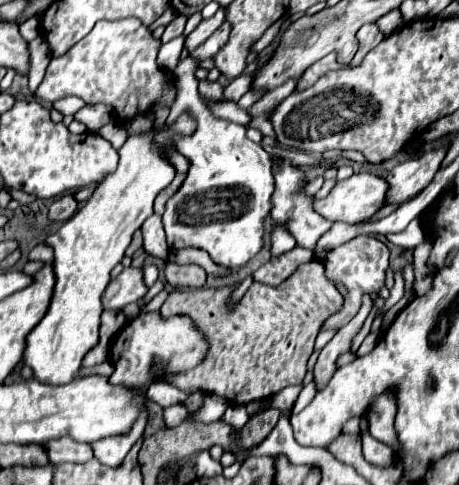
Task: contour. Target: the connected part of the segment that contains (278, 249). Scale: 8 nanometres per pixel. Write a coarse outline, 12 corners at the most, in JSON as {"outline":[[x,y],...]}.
{"outline":[[275,224],[271,254],[281,256],[295,248],[293,236]]}

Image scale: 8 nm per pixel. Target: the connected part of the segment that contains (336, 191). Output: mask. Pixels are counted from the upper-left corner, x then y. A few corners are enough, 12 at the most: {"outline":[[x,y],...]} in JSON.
{"outline":[[359,172],[313,208],[331,222],[365,222],[387,204],[387,180]]}

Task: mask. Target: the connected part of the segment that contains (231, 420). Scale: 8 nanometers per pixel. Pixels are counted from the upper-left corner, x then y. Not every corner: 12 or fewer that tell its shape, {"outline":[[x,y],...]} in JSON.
{"outline":[[230,404],[221,422],[241,430],[249,419],[245,405]]}

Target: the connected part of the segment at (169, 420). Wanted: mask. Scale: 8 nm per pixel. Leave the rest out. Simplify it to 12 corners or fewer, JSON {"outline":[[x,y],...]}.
{"outline":[[183,404],[163,410],[167,428],[181,424],[187,416]]}

